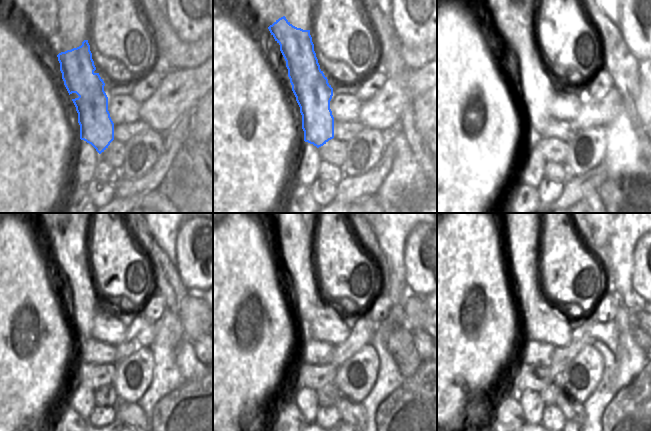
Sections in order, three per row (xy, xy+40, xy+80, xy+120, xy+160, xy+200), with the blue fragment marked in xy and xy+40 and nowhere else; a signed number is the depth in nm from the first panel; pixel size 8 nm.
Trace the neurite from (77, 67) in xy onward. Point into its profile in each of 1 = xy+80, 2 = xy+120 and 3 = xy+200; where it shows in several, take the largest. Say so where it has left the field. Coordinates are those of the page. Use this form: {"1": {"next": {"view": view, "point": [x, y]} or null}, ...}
{"1": {"next": {"view": "xy+80", "point": [514, 21]}}, "2": {"next": {"view": "xy+120", "point": [68, 238]}}, "3": {"next": {"view": "xy+200", "point": [521, 236]}}}

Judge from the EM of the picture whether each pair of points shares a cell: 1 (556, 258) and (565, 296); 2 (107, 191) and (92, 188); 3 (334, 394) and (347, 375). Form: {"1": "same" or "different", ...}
{"1": "same", "2": "same", "3": "different"}

